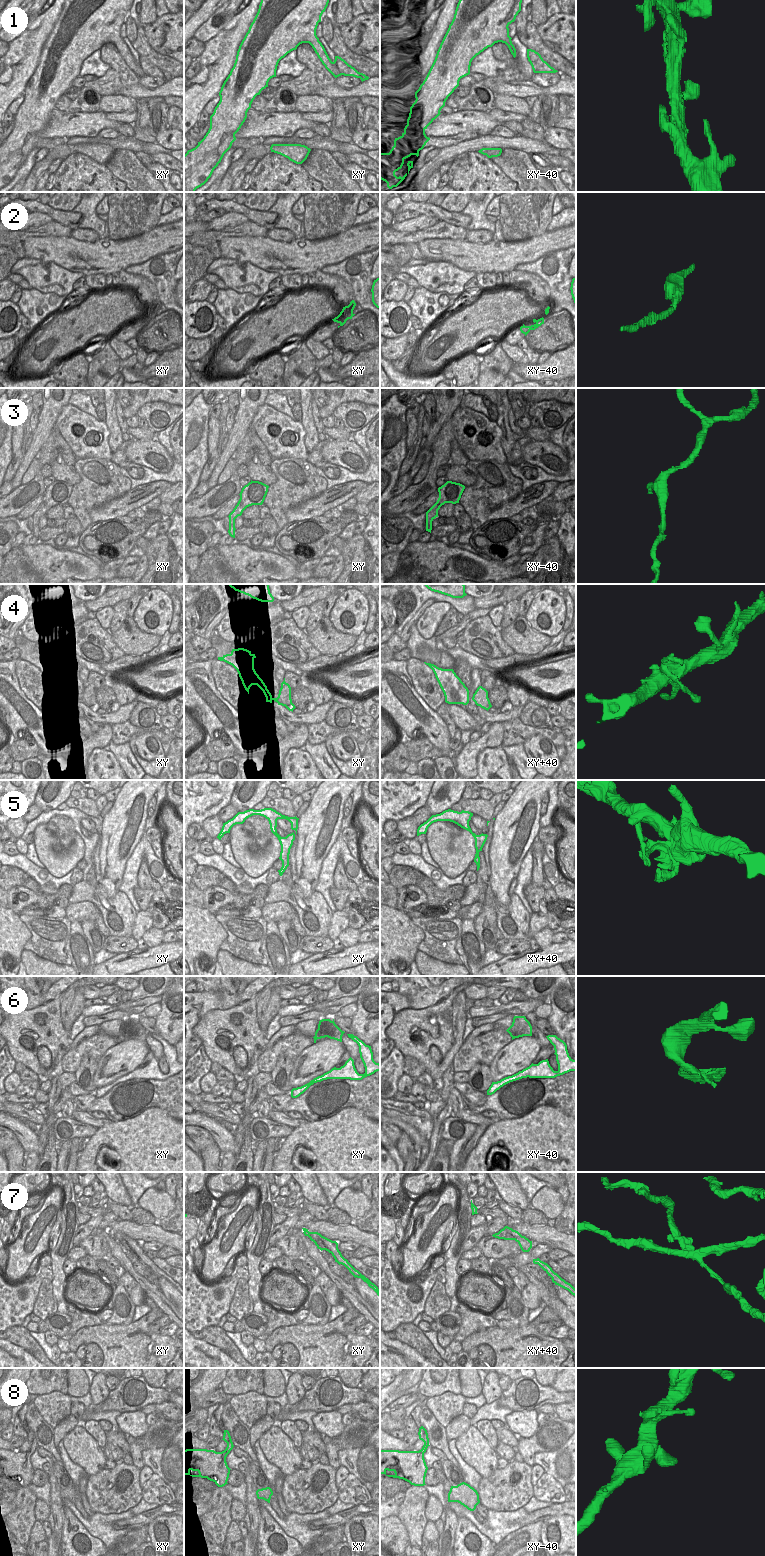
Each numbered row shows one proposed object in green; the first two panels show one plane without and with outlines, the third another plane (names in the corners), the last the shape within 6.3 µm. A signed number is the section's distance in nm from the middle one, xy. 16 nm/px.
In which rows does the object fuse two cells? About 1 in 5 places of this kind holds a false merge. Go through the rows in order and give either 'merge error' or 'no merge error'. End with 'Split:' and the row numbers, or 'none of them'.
1: no merge error
2: no merge error
3: no merge error
4: no merge error
5: no merge error
6: no merge error
7: merge error
8: no merge error
Split: 7

